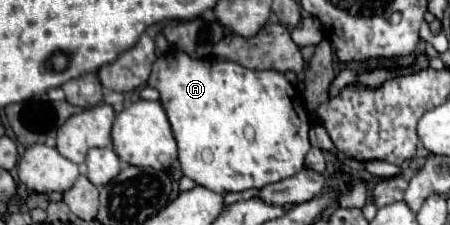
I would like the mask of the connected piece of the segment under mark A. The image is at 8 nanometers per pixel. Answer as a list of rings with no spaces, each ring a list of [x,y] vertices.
[[[171,49],[159,55],[147,81],[149,87],[161,95],[161,105],[171,123],[183,175],[215,193],[245,191],[251,187],[265,187],[291,177],[303,169],[309,151],[309,113],[303,105],[301,93],[285,79],[283,73],[267,69],[253,71],[235,61],[193,59],[183,51]]]

